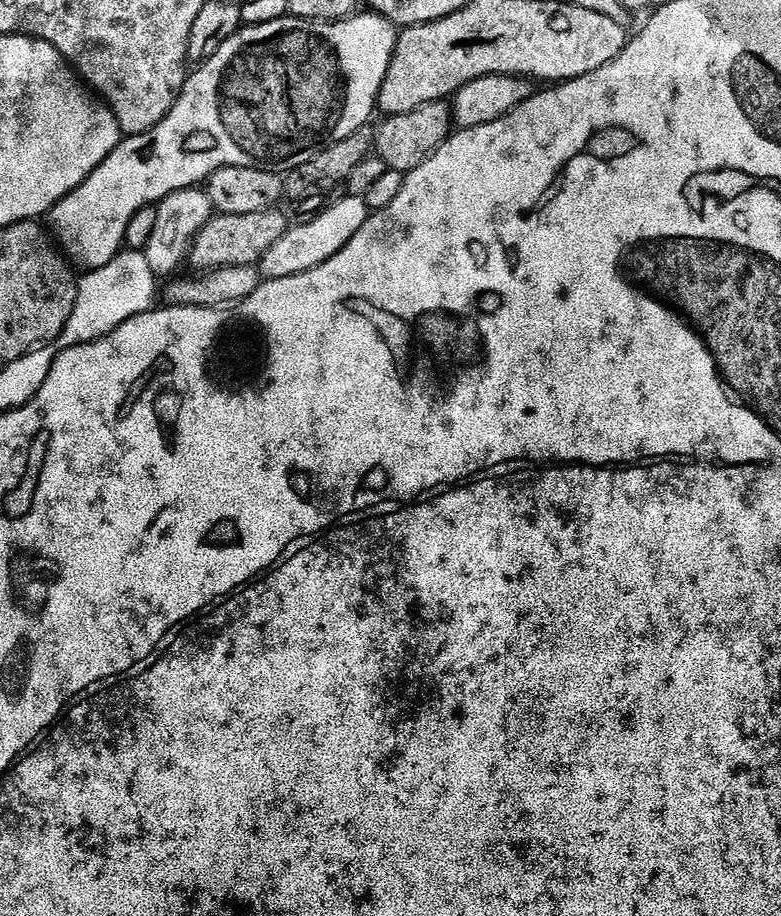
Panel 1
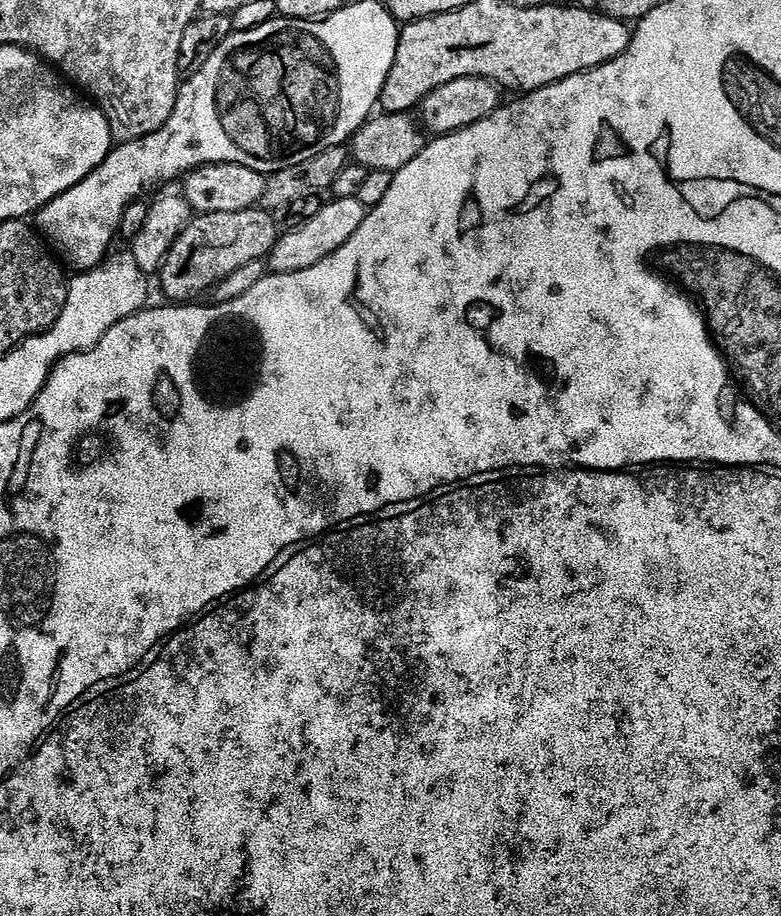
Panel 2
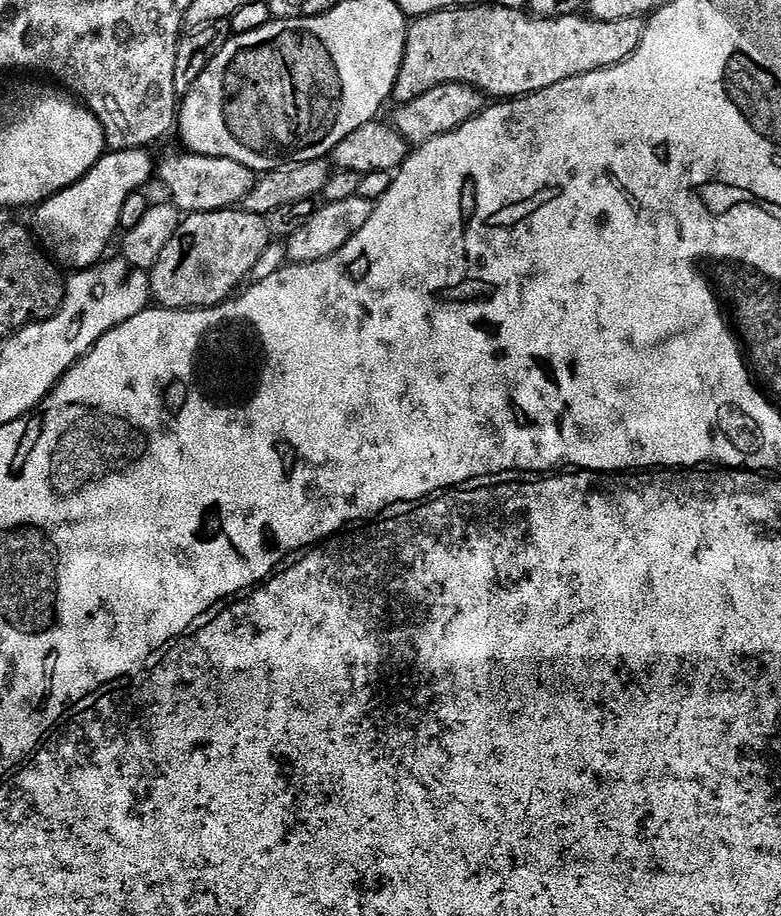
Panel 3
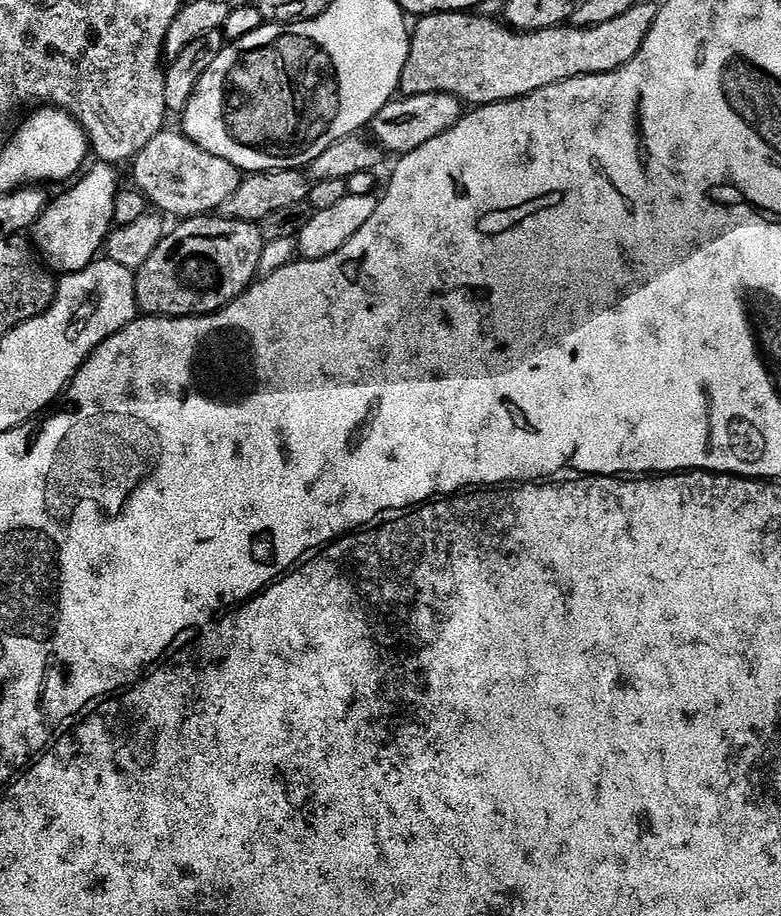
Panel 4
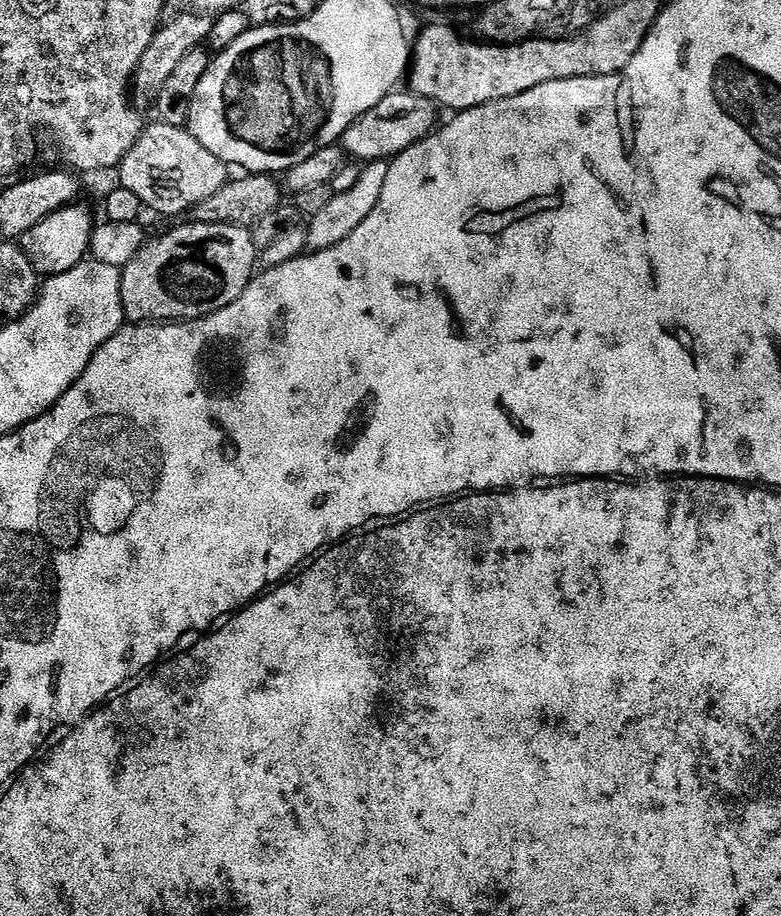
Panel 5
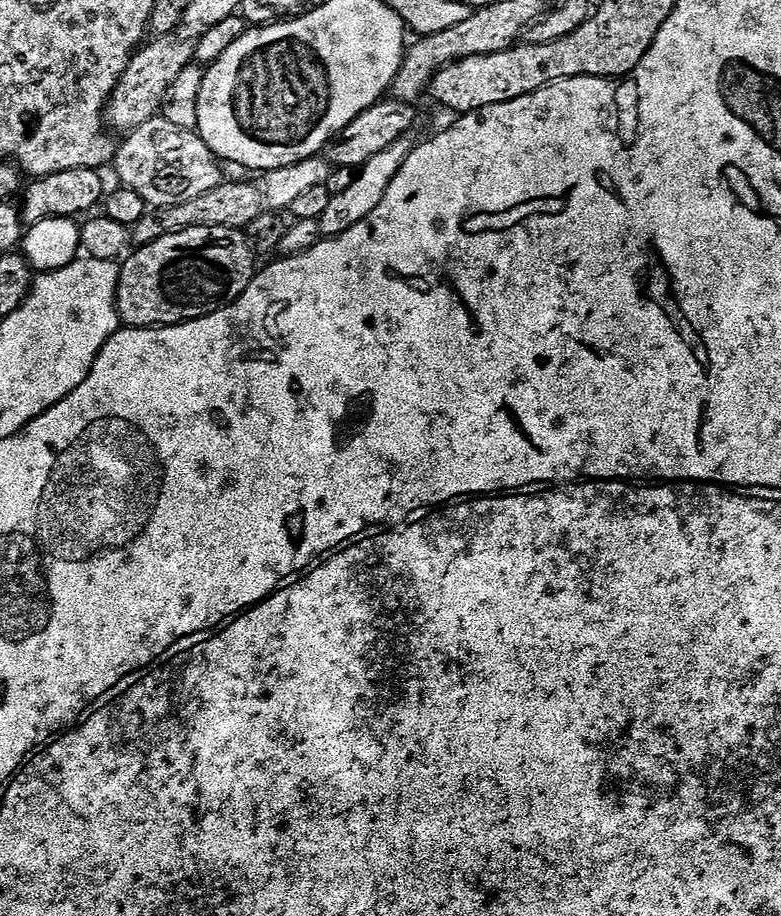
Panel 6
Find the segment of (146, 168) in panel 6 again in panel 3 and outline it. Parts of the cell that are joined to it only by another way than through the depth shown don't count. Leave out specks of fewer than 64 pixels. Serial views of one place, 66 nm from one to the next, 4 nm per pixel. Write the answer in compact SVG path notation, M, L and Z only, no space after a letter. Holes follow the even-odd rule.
M185 151L184 156L172 156L164 165L159 165L158 180L164 183L169 192L171 203L181 213L217 212L223 208L236 208L243 205L246 194L254 190L258 176L242 162L234 162L234 158L214 158L198 156L194 152Z

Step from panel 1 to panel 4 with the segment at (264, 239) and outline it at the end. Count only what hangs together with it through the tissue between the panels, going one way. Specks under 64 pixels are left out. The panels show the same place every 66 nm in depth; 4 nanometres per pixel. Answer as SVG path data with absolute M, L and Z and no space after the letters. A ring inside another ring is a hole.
M209 214L207 216L194 216L184 218L179 221L176 229L169 231L165 235L164 241L146 258L146 262L141 268L135 269L136 274L136 306L144 316L208 316L211 312L220 312L230 302L238 299L246 289L252 287L258 276L258 262L262 258L262 250L265 240L260 233L259 223L250 220L229 220L228 217L219 214Z

